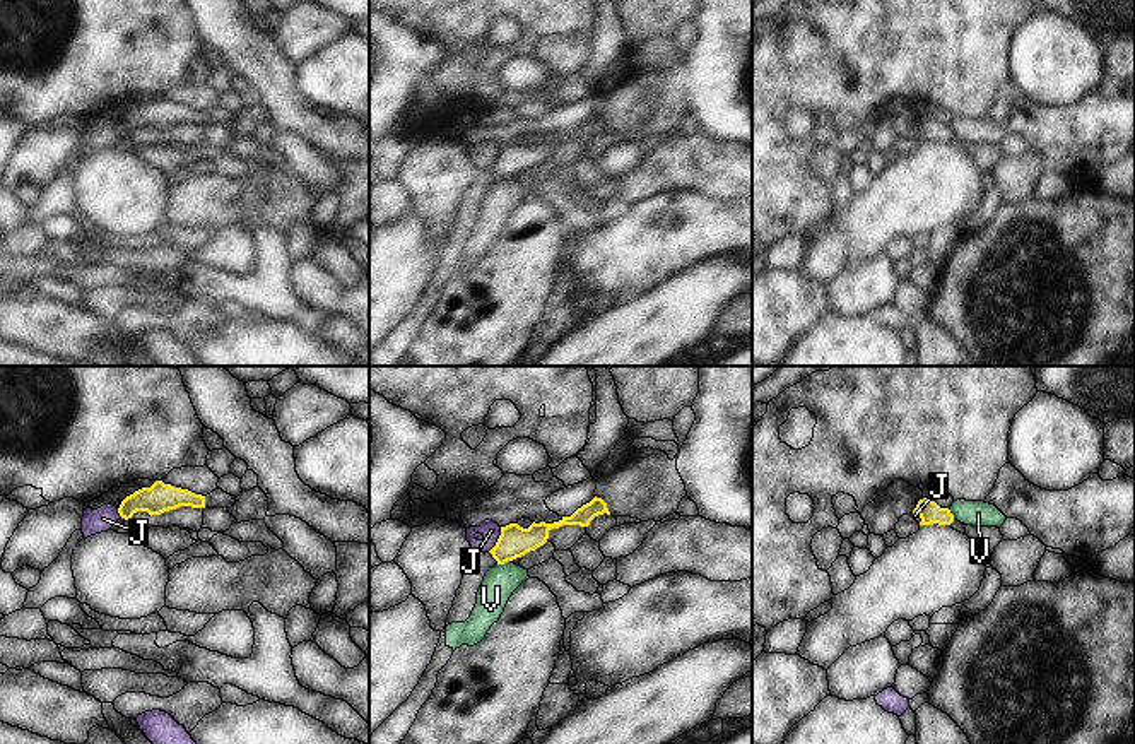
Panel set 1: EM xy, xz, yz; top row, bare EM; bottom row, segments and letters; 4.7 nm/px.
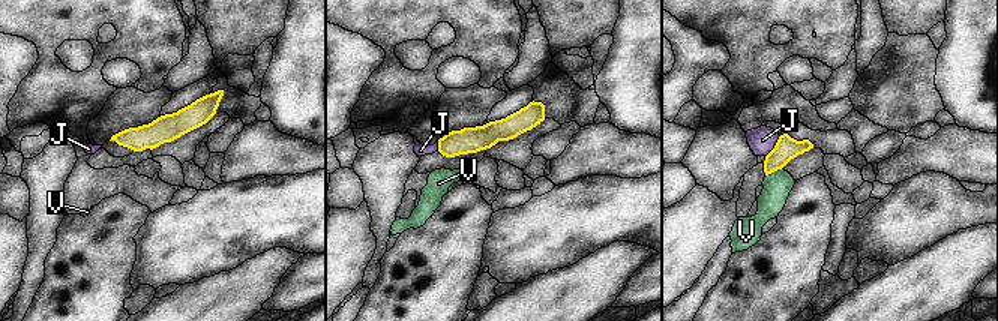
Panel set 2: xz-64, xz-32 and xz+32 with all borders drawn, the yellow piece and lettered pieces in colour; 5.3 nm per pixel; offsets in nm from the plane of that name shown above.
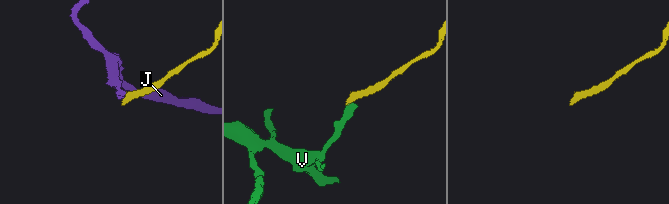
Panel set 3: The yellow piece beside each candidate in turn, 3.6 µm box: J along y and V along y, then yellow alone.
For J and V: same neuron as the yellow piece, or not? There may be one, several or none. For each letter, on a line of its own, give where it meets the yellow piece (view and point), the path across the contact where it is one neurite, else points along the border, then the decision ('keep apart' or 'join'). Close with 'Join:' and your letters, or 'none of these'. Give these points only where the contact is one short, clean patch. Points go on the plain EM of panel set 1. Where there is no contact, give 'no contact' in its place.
J: meets yellow in xz at (498, 156); border along xz (501, 144), (498, 158), (488, 168); keep apart
V: meets yellow in xz at (503, 180); border along xz (510, 177), (498, 182); keep apart
Join: none of these

